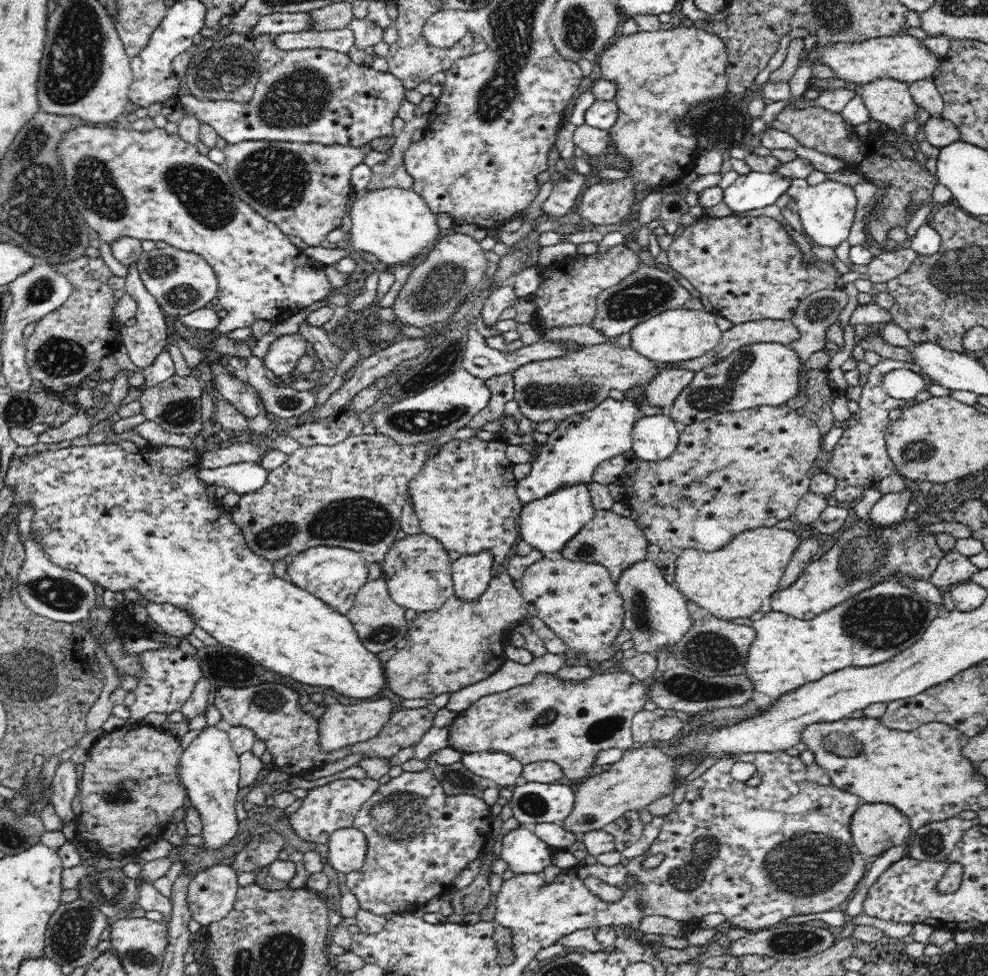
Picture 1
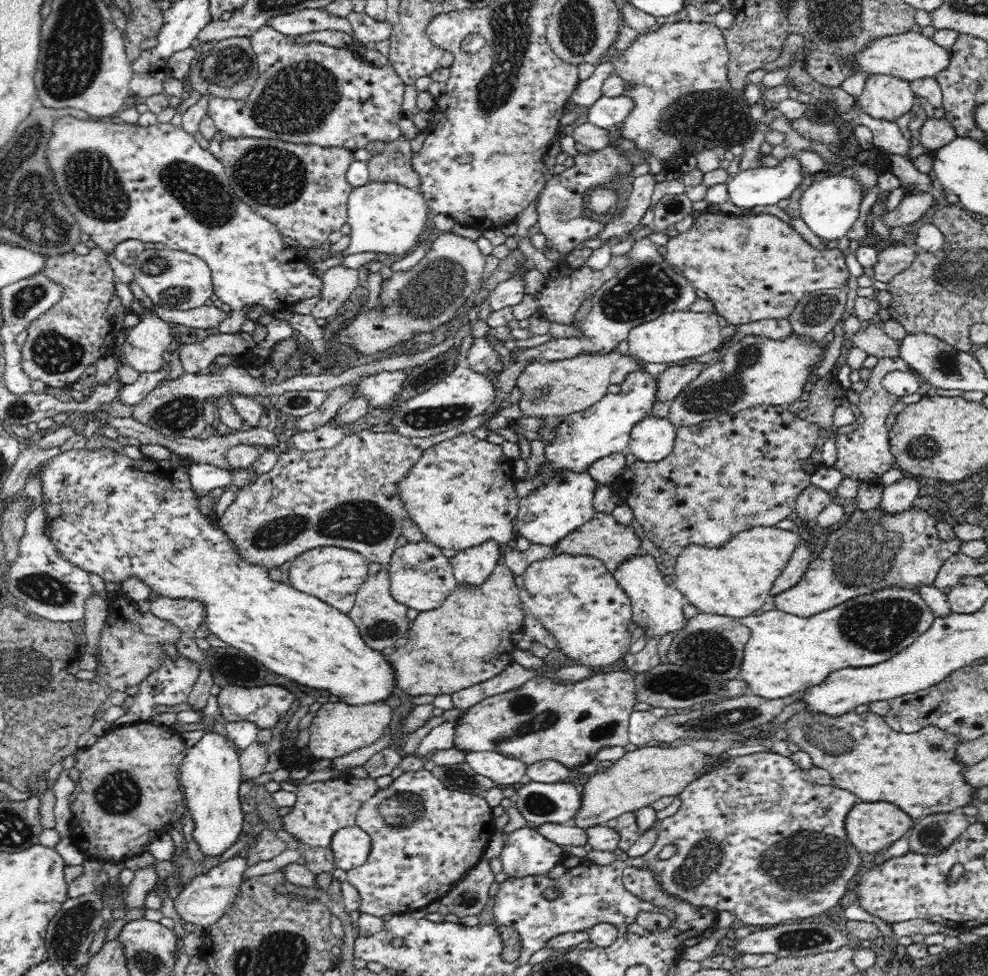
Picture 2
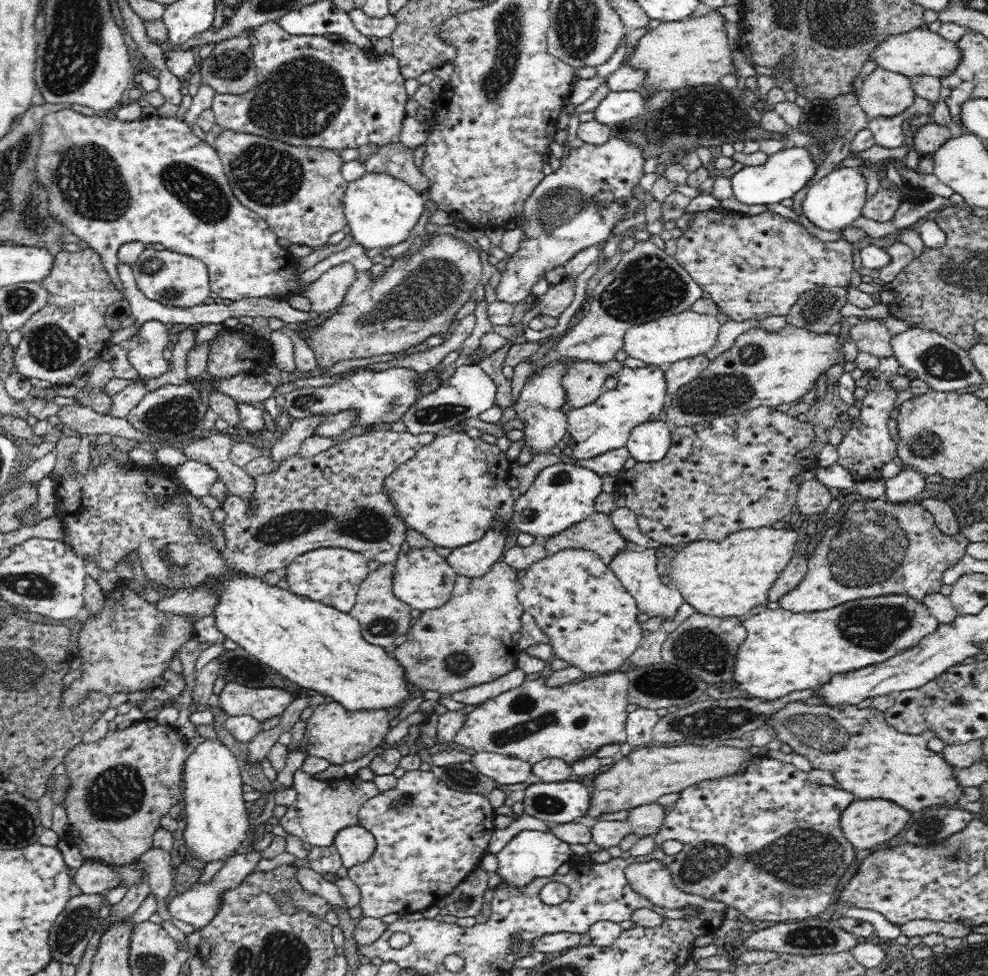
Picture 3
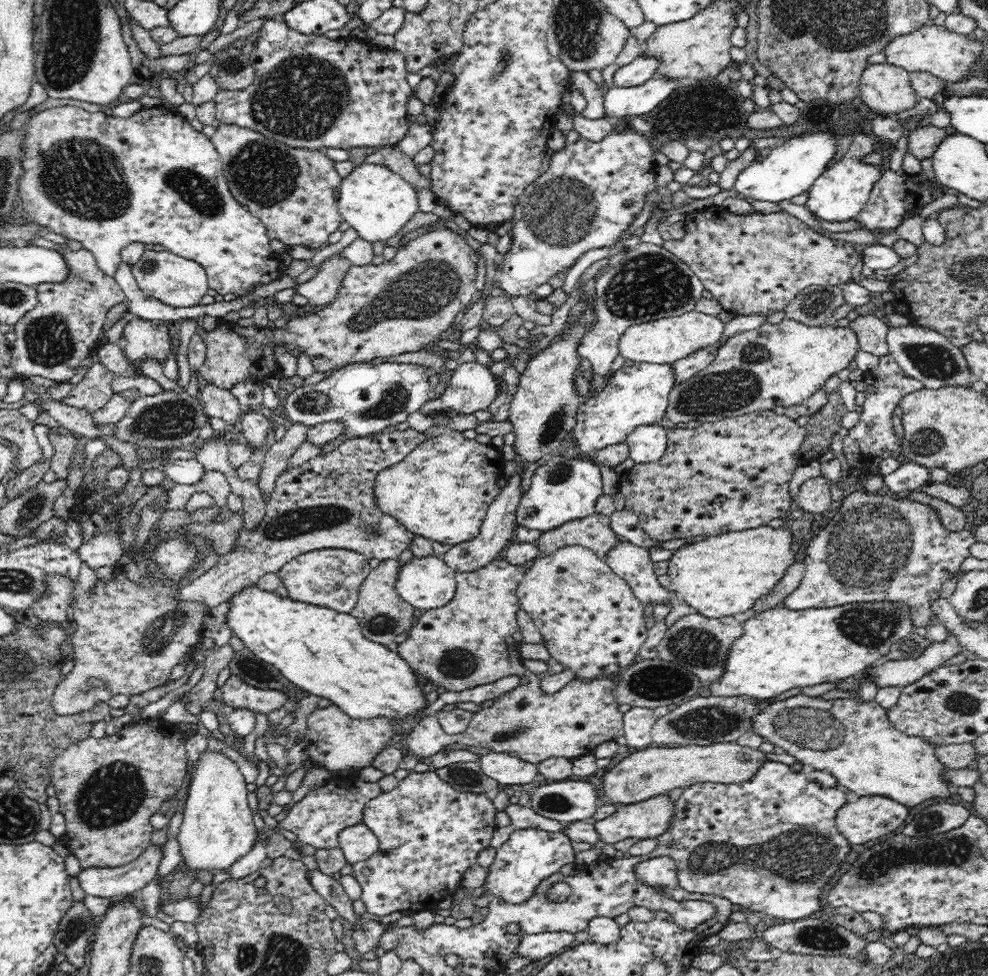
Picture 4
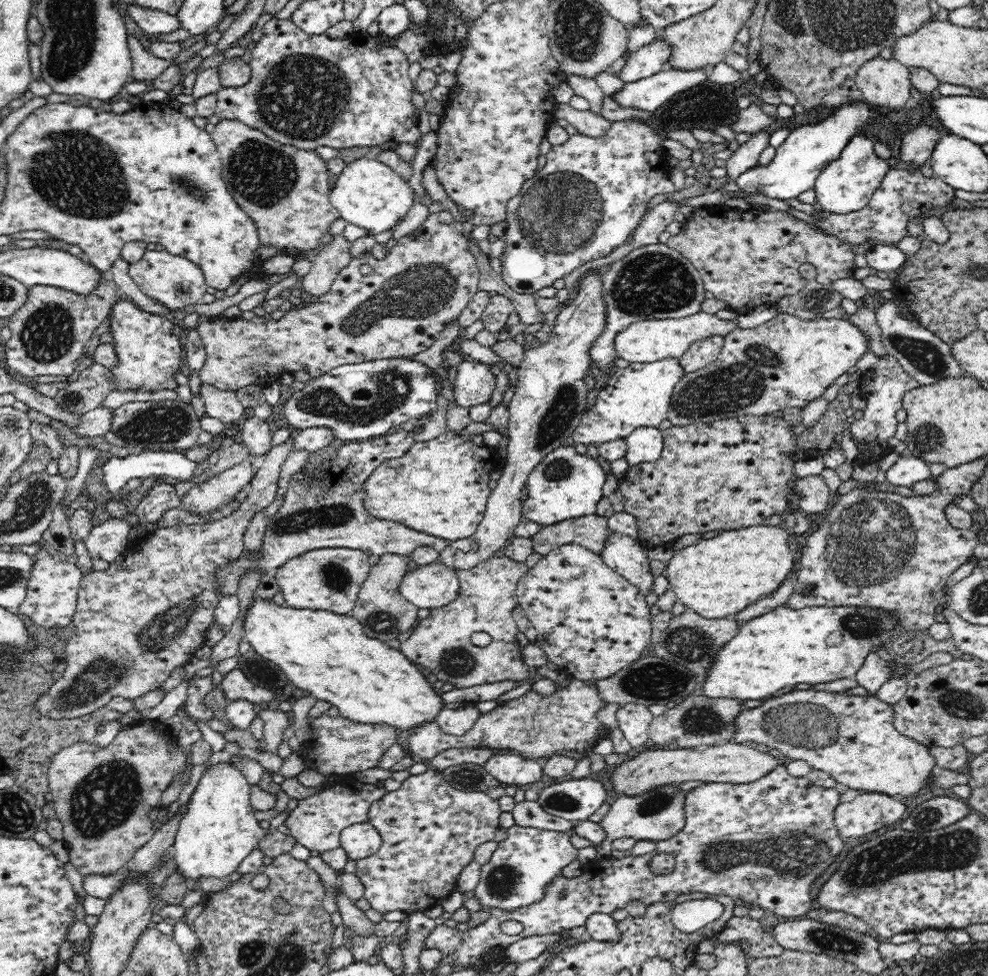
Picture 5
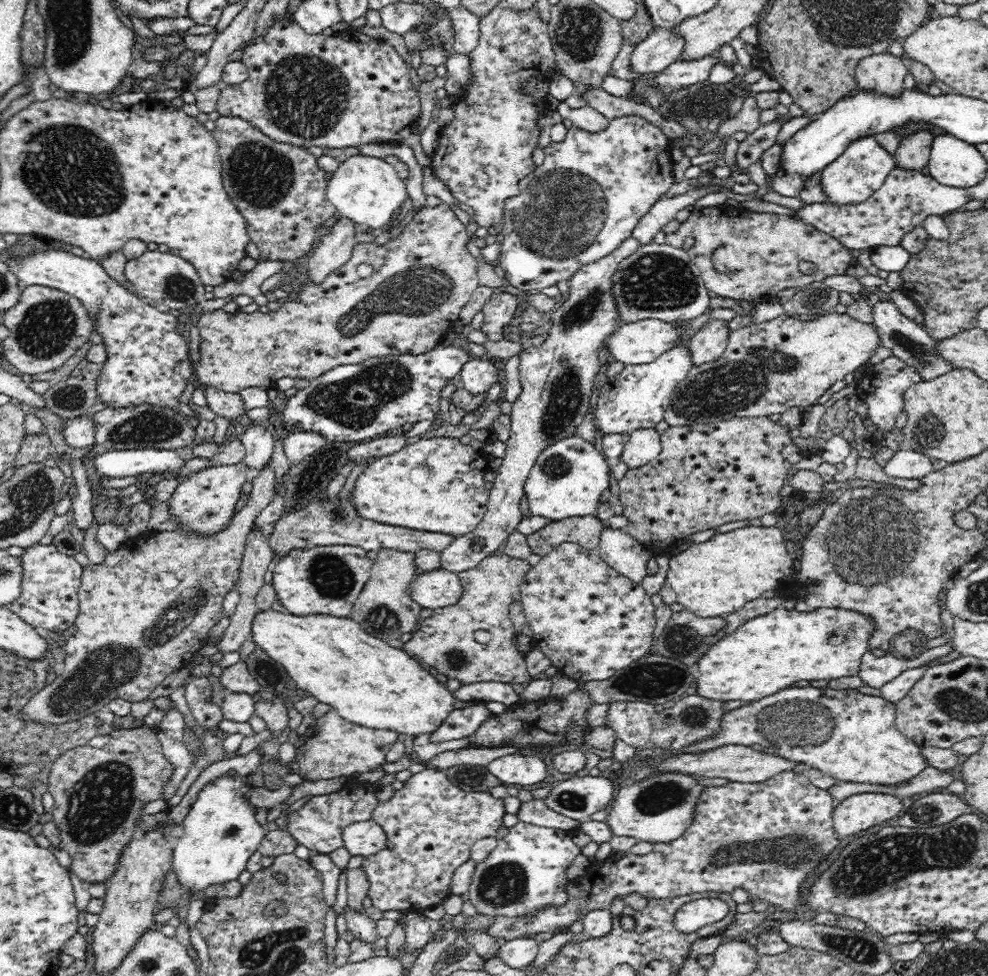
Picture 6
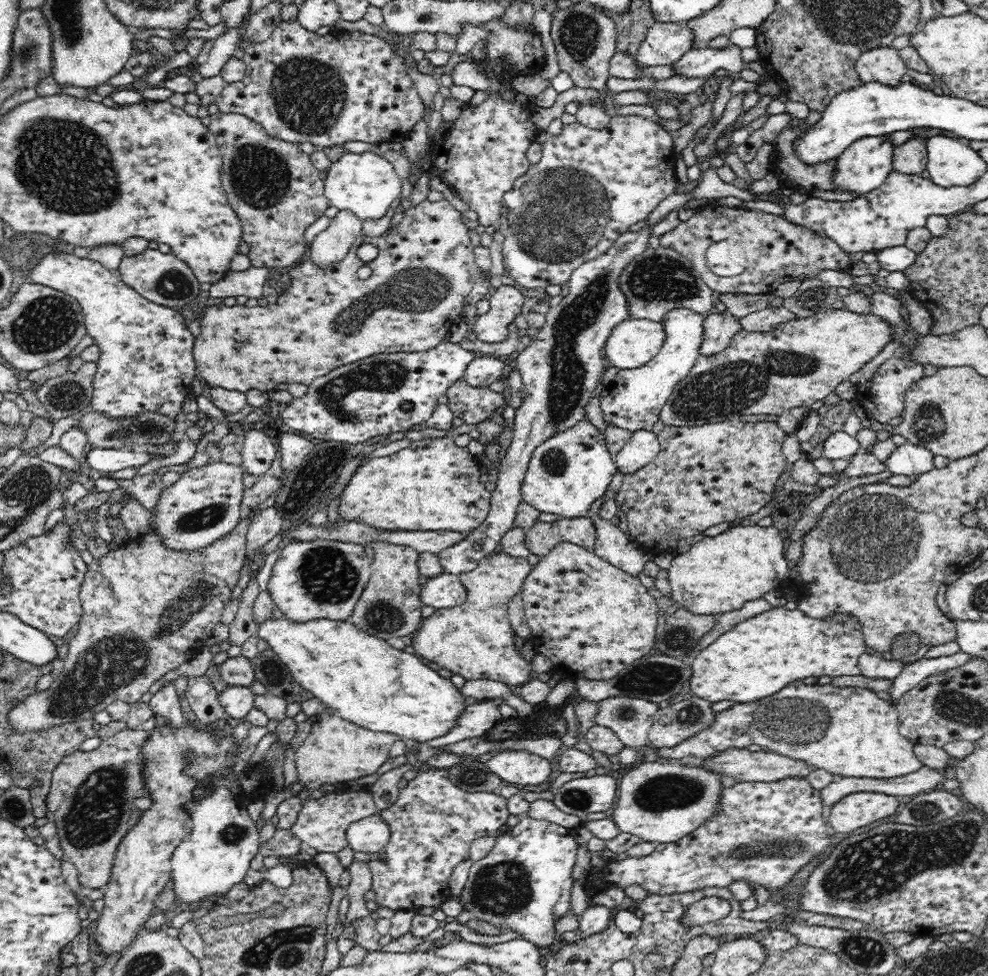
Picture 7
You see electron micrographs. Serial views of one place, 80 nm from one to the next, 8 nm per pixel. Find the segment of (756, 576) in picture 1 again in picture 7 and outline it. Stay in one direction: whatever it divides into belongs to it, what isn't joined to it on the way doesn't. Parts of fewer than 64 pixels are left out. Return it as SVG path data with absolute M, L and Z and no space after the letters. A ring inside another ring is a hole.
M757 524L738 526L712 538L704 538L696 542L686 554L679 554L671 561L667 574L673 603L693 614L720 616L730 610L740 608L748 600L762 598L766 592L774 590L780 580L788 579L790 568L784 557L785 547L787 547L787 542L780 537L779 530L773 525L769 528L762 528Z

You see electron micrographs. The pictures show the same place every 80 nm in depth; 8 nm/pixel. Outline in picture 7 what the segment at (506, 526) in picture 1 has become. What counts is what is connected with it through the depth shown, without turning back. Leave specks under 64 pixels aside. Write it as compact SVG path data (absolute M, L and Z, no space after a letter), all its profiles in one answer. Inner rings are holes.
M439 437L423 439L418 441L411 441L407 448L403 448L390 456L378 457L371 459L363 466L358 467L358 470L352 476L350 484L344 488L342 496L342 503L340 504L339 515L342 515L346 520L355 520L356 522L364 522L370 524L370 526L376 527L376 529L394 531L394 530L408 530L408 531L444 531L450 530L452 532L460 532L461 534L469 534L472 530L475 530L477 526L480 526L484 519L489 514L490 496L491 492L485 488L485 484L480 482L481 468L479 463L475 460L475 455L471 454L468 447L460 447L454 443L454 437Z

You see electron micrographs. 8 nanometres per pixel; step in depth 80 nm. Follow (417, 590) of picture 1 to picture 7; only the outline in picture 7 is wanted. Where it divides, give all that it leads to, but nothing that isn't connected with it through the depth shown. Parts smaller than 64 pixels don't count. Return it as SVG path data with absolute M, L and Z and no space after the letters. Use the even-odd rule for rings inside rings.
M446 571L427 577L424 584L420 586L420 601L423 606L438 609L452 610L454 607L461 606L466 599L466 589L458 575L448 574Z

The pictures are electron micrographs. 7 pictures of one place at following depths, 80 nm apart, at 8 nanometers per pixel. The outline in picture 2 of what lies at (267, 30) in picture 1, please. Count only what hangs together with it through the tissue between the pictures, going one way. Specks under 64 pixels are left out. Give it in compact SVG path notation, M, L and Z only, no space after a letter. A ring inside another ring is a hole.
M324 9L302 10L293 14L277 15L269 19L266 26L286 37L328 29L346 32L354 37L352 26L347 18L329 16Z

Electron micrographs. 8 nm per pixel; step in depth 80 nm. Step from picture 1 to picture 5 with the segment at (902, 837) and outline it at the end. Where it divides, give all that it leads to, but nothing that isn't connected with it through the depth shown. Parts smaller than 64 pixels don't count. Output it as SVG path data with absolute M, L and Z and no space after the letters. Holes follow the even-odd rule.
M860 792L860 795L853 801L840 803L835 808L833 818L835 827L838 829L839 835L844 838L863 837L880 830L880 828L889 828L896 822L900 822L904 812L906 812L904 802L900 802L900 800L900 798L892 798L887 794Z

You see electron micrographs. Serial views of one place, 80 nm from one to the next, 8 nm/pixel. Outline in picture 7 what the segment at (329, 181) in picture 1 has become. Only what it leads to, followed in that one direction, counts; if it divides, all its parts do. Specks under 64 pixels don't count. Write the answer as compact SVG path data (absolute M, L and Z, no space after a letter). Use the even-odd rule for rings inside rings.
M236 113L210 115L210 126L219 143L223 167L221 183L230 206L236 211L242 223L243 241L250 246L249 258L252 267L289 267L309 248L304 239L306 229L318 220L331 206L325 195L325 182L310 155L304 153L297 144L276 140L265 133L264 128L248 117Z

